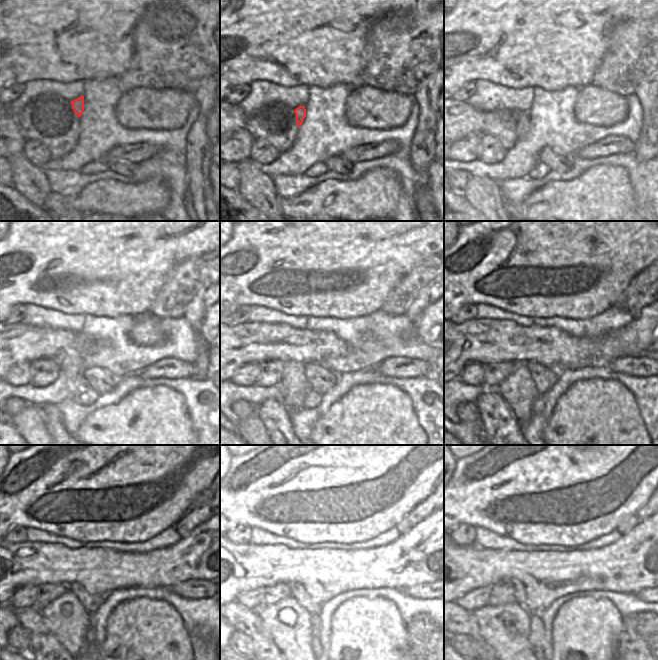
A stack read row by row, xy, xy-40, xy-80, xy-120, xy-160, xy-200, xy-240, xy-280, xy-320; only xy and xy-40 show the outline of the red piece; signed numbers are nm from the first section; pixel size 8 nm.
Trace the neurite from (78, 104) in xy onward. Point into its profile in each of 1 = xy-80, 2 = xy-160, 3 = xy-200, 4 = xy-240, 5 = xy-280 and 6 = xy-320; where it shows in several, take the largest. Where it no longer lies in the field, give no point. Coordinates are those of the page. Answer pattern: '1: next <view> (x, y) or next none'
1: next xy-80 (523, 117)
2: next xy-160 (294, 386)
3: next xy-200 (518, 391)
4: next xy-240 (67, 619)
5: next xy-280 (289, 625)
6: next xy-320 (506, 628)

